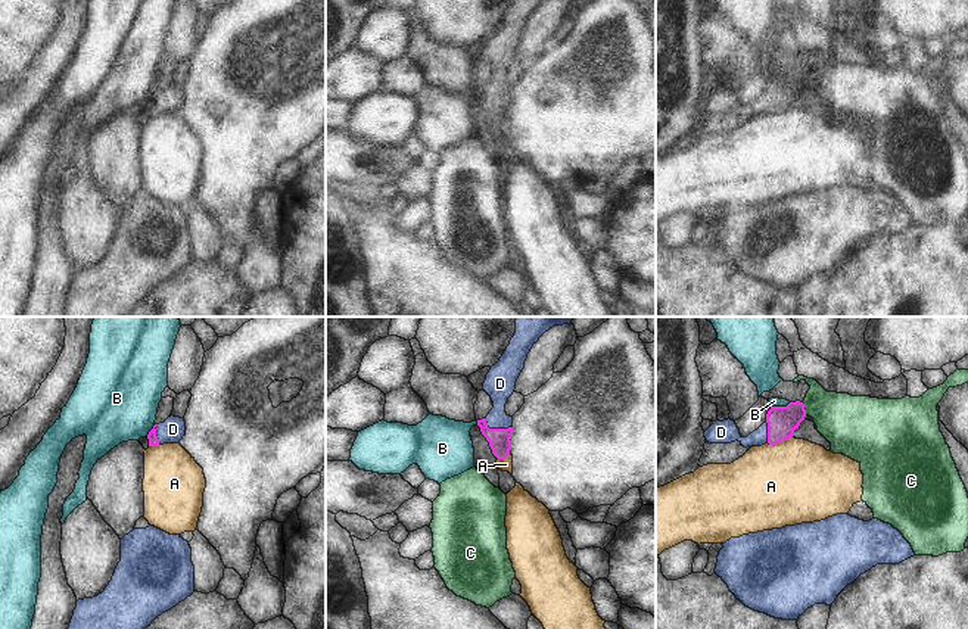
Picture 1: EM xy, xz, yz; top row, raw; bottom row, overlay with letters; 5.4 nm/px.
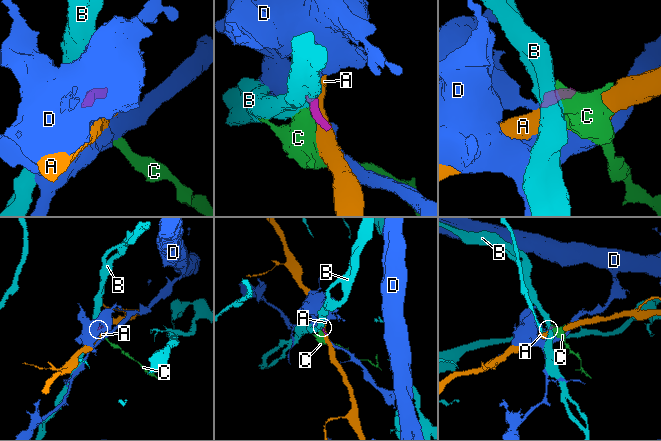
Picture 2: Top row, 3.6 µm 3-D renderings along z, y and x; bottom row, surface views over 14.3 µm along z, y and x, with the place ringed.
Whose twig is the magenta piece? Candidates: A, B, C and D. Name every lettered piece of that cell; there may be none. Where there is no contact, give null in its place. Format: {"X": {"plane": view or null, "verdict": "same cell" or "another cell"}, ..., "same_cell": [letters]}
{"A": {"plane": "yz", "verdict": "another cell"}, "B": {"plane": "yz", "verdict": "another cell"}, "C": {"plane": "yz", "verdict": "another cell"}, "D": {"plane": "xz", "verdict": "same cell"}, "same_cell": ["D"]}

